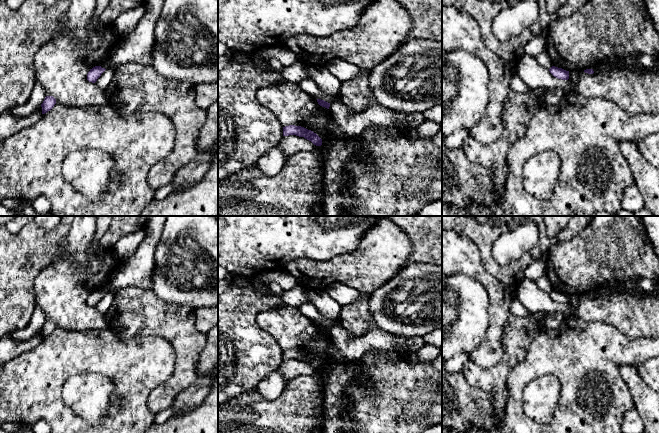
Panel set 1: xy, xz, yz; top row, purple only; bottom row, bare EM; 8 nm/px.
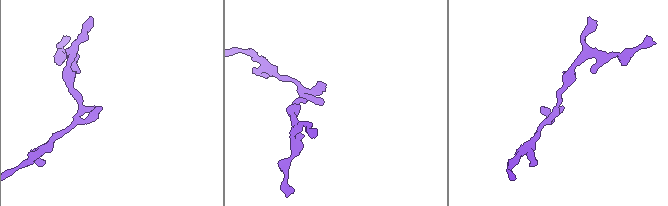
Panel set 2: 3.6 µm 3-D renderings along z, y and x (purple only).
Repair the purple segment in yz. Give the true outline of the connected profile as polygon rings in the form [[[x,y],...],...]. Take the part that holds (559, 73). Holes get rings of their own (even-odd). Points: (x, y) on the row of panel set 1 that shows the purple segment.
[[[552,66],[549,69],[549,71],[554,77],[556,77],[558,79],[562,79],[562,80],[568,80],[569,79],[569,71],[566,71],[562,68]]]

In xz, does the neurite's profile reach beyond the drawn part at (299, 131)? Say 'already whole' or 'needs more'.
already whole

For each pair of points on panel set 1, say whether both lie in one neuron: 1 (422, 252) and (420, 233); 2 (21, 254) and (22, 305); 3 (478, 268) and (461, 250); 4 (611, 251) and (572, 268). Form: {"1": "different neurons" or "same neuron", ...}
{"1": "same neuron", "2": "same neuron", "3": "same neuron", "4": "same neuron"}

